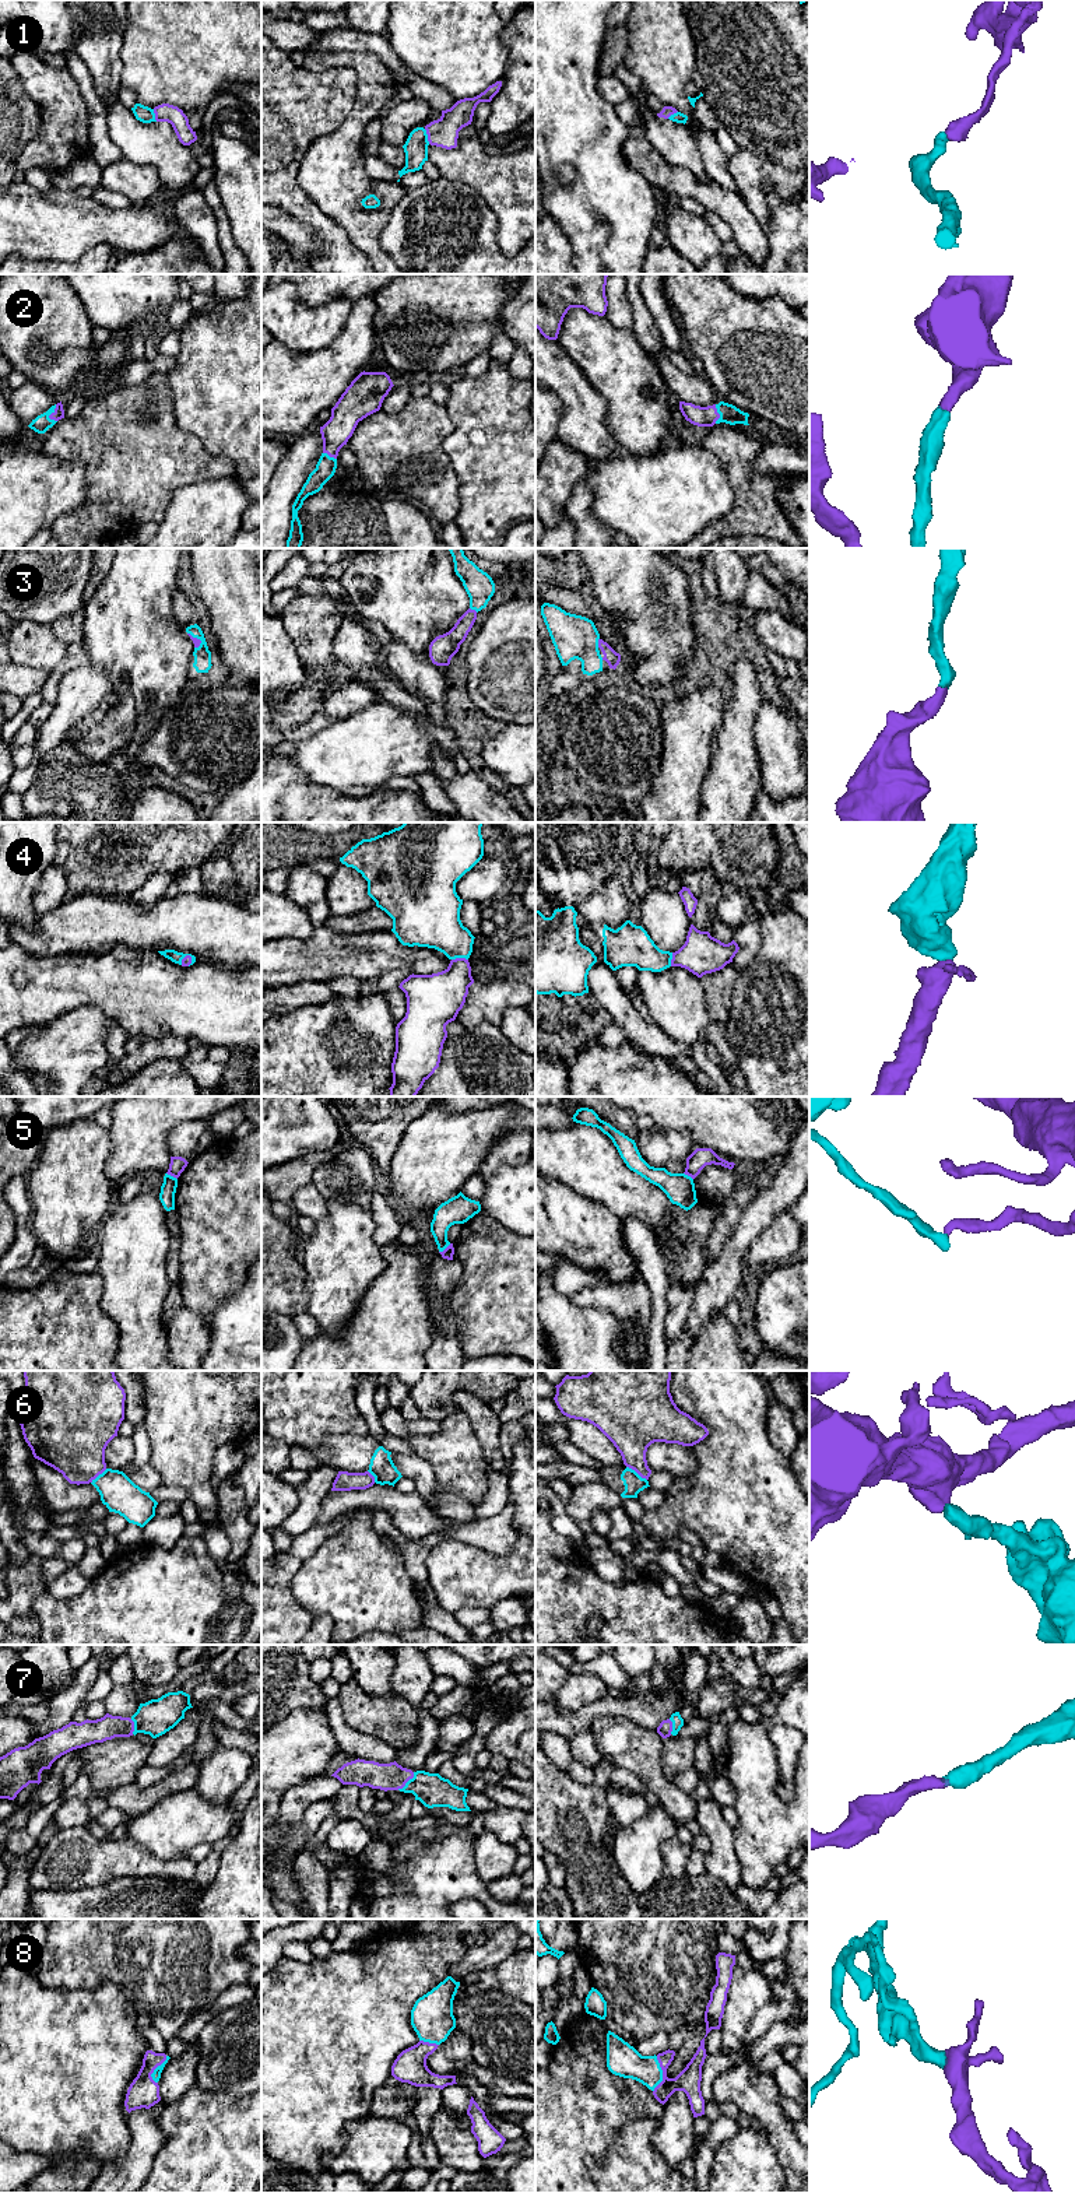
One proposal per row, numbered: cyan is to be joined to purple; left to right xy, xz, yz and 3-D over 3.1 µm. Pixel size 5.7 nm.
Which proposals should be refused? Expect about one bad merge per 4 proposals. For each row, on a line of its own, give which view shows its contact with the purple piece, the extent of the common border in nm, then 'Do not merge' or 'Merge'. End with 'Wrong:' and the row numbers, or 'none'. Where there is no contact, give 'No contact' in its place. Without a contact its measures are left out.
1: Touches purple in xz. Shared border 90 nm. Merge
2: Touches purple in xy. Shared border 100 nm. Merge
3: Touches purple in yz. Shared border 60 nm. Merge
4: Touches purple in xz. Shared border 100 nm. Merge
5: Touches purple in xz. Shared border 90 nm. Do not merge
6: Touches purple in yz. Shared border 150 nm. Do not merge
7: Touches purple in xz. Shared border 140 nm. Merge
8: Touches purple in yz. Shared border 200 nm. Merge
Wrong: 5, 6

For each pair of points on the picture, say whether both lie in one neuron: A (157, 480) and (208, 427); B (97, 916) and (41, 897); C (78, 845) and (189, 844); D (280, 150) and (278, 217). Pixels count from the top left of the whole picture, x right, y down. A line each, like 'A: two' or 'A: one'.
A: two
B: two
C: one
D: two

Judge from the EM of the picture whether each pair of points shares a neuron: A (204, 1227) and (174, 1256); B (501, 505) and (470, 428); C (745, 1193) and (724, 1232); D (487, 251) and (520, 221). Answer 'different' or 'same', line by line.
A: different
B: same
C: same
D: different

